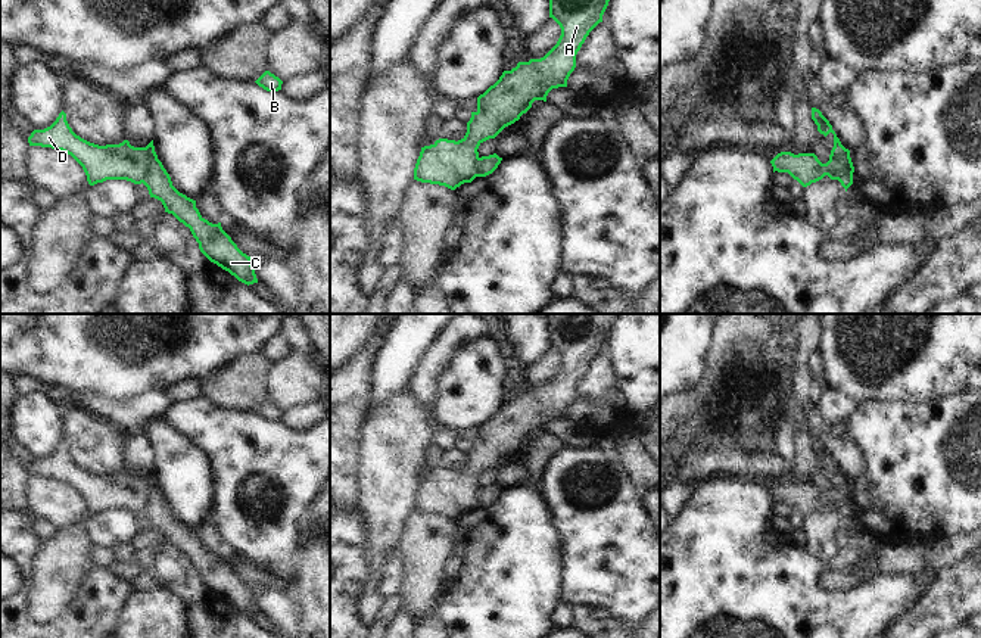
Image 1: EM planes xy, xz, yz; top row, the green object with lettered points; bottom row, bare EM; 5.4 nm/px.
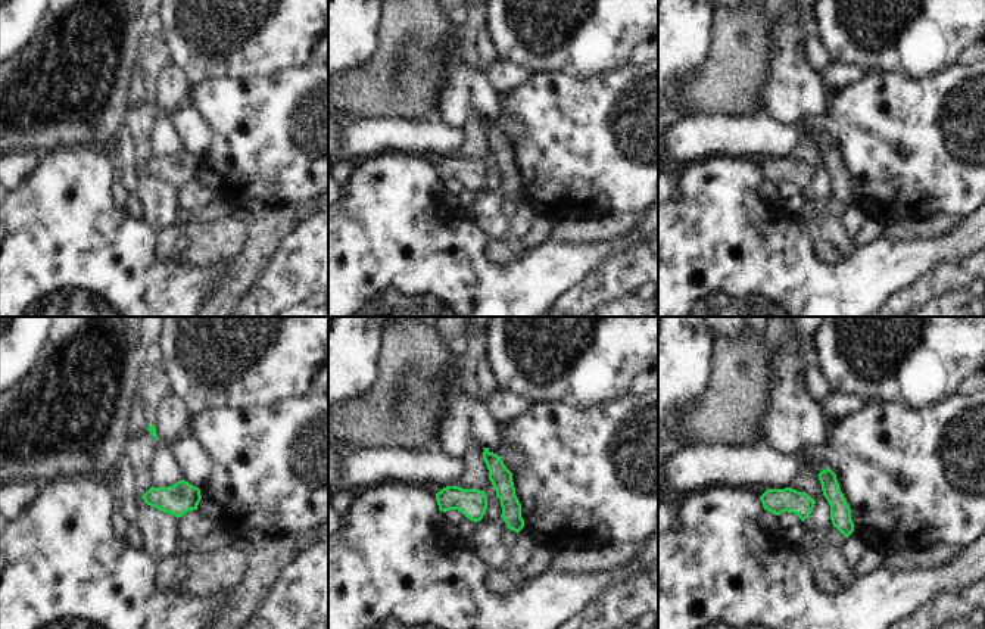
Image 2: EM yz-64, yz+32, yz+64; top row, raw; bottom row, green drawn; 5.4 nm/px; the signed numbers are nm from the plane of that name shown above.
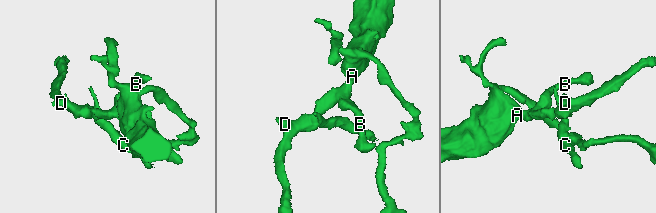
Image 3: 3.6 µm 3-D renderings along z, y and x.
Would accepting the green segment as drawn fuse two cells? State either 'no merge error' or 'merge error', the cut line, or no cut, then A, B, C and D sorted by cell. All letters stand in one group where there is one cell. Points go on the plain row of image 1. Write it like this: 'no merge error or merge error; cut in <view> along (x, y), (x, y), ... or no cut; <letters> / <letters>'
merge error; cut in yz along (847, 479), (838, 494), (838, 506), (835, 509); A B D / C

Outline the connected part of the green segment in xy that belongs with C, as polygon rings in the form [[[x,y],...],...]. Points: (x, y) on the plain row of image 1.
[[[153,470],[144,477],[147,485],[146,508],[150,527],[162,532],[165,542],[172,544],[180,553],[190,558],[199,573],[200,582],[214,594],[234,606],[245,614],[258,613],[250,586],[243,583],[231,567],[222,560],[221,553],[212,554],[205,550],[196,538],[196,530],[180,523],[171,511],[169,504],[158,489]]]

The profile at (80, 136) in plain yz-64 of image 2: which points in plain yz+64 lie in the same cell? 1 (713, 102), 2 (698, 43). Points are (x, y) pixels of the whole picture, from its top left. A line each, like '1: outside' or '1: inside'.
1: inside
2: outside

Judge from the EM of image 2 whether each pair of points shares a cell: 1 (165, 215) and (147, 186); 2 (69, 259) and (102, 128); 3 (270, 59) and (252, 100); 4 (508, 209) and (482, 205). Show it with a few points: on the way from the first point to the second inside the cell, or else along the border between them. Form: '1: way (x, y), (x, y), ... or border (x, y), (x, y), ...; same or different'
1: way (161, 208), (159, 199), (153, 193); same
2: border (87, 146), (58, 148), (53, 150); different
3: border (296, 68), (287, 68), (270, 75), (227, 77); different
4: border (505, 199), (501, 205), (501, 212), (508, 220); different

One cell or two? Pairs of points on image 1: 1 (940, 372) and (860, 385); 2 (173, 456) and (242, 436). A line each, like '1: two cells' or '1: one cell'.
1: one cell
2: two cells

